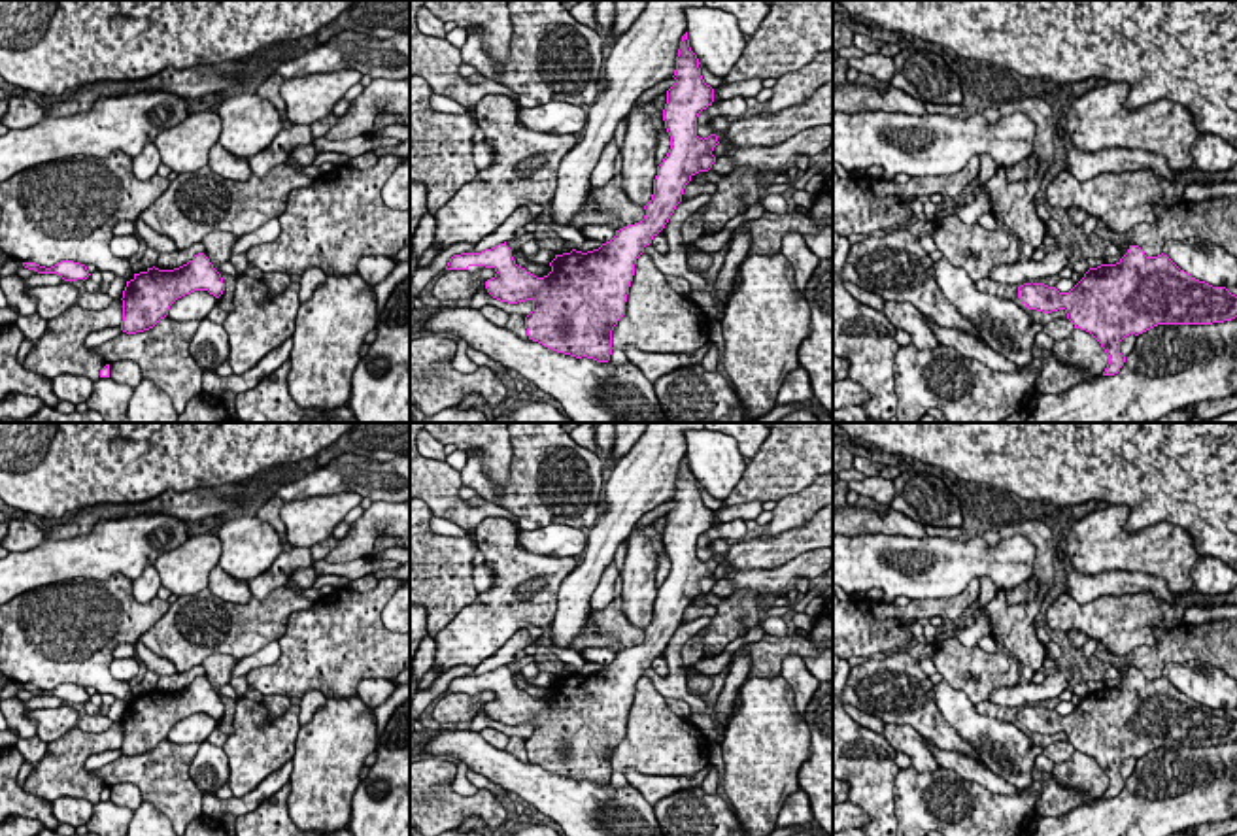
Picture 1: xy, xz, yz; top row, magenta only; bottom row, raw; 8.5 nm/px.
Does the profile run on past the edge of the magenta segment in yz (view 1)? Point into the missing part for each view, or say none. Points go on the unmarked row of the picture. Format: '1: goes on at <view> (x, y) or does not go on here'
1: does not go on here

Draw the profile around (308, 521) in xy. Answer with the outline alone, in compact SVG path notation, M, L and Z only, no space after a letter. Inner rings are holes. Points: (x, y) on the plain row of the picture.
M340 493L330 496L312 496L285 502L280 510L287 534L285 543L291 547L308 547L325 542L344 517L357 506L363 496L357 493Z

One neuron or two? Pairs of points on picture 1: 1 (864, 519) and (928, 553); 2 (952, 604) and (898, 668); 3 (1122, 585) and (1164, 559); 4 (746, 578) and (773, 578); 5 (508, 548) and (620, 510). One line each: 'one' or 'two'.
1: two
2: two
3: two
4: one
5: two

